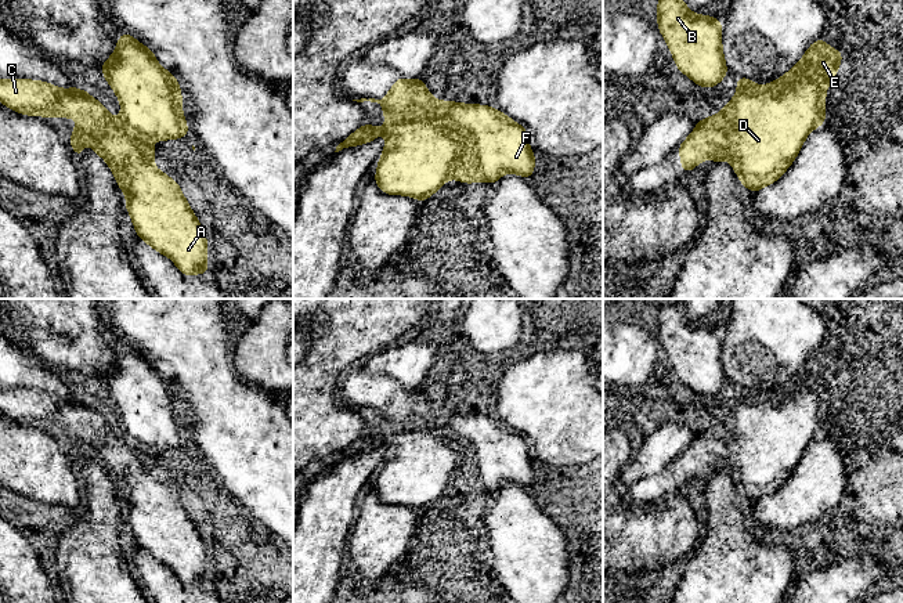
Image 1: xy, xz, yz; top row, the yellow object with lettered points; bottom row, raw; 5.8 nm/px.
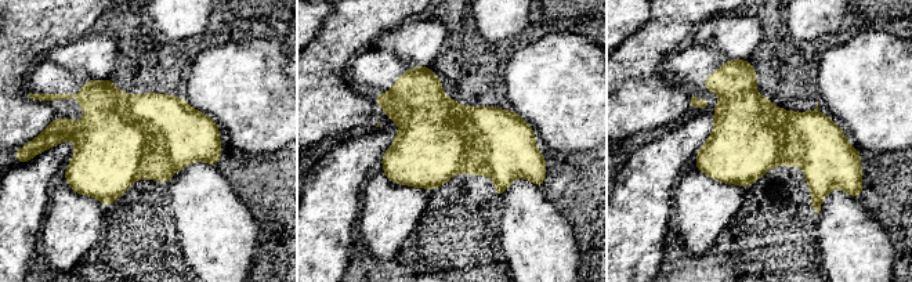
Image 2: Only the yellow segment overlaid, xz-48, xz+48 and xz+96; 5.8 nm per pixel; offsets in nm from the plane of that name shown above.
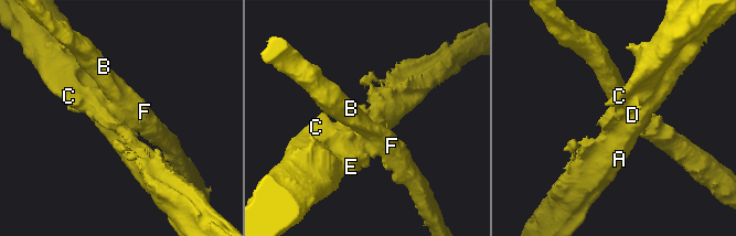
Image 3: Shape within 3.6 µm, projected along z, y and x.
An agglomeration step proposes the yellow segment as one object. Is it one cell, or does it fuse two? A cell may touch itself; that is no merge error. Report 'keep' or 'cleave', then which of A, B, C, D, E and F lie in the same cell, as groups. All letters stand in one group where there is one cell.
cleave | A C D E / B F

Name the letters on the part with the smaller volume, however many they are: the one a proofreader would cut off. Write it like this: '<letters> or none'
B, F

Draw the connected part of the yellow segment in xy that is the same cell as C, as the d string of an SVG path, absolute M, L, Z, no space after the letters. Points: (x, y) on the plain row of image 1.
M28 389L0 390L0 412L15 422L30 426L40 425L43 427L80 429L100 427L101 430L95 432L93 436L93 445L97 451L93 455L93 462L98 463L101 467L105 469L112 483L115 484L119 498L127 505L126 519L131 526L131 531L137 541L138 549L145 550L156 562L170 567L185 586L192 586L199 582L209 584L209 578L206 574L209 563L206 544L199 534L195 523L191 520L185 506L183 505L180 495L173 491L166 483L158 480L153 476L153 472L147 476L145 469L137 461L130 461L126 455L119 455L115 449L104 448L104 436L106 433L106 429L109 427L109 423L101 412L93 408L87 401L76 398L75 396L68 400L64 400L46 391Z

